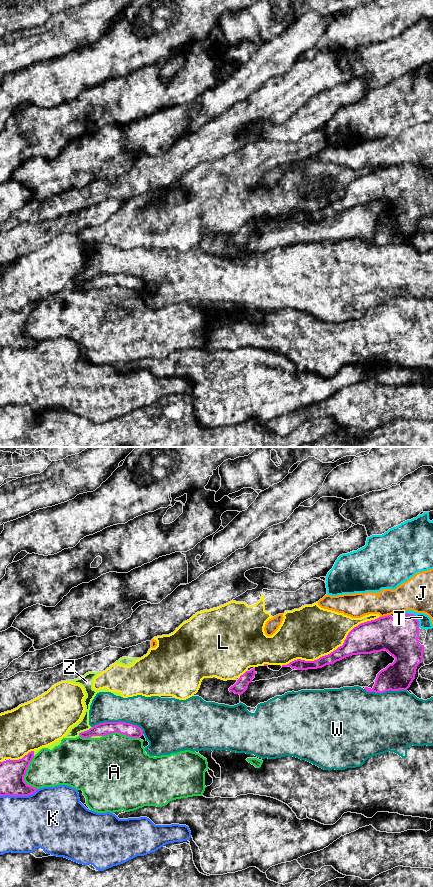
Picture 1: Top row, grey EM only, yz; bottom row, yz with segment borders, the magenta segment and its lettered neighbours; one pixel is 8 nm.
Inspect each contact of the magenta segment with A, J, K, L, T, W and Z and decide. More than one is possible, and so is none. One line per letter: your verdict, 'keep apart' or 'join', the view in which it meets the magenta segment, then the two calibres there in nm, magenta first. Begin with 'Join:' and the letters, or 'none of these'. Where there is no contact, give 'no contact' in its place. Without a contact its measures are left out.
Join: none of these
A: keep apart; meets magenta in yz; 200 nm thick on the magenta side, 300 nm on the other
J: keep apart; meets magenta in yz; 300 nm thick on the magenta side, 220 nm on the other
K: keep apart; meets magenta in yz; 200 nm thick on the magenta side, 440 nm on the other
L: keep apart; meets magenta in yz; 220 nm thick on the magenta side, 420 nm on the other
T: keep apart; meets magenta in yz; 300 nm thick on the magenta side, 100 nm on the other
W: keep apart; meets magenta in yz; 110 nm thick on the magenta side, 280 nm on the other
Z: keep apart; meets magenta in yz; 110 nm thick on the magenta side, 100 nm on the other

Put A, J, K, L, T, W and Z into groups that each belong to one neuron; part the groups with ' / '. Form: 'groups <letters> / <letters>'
groups A / J / K / L Z / T / W

